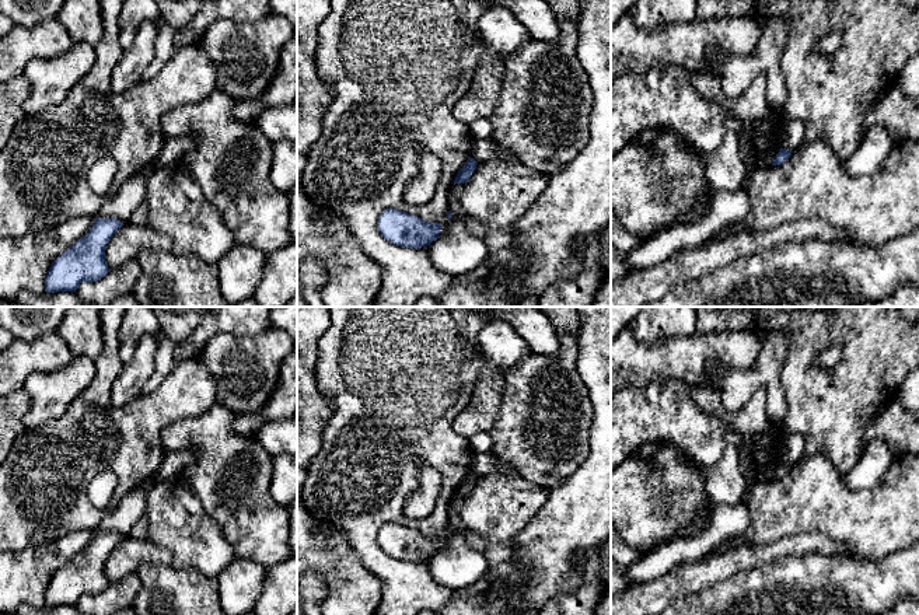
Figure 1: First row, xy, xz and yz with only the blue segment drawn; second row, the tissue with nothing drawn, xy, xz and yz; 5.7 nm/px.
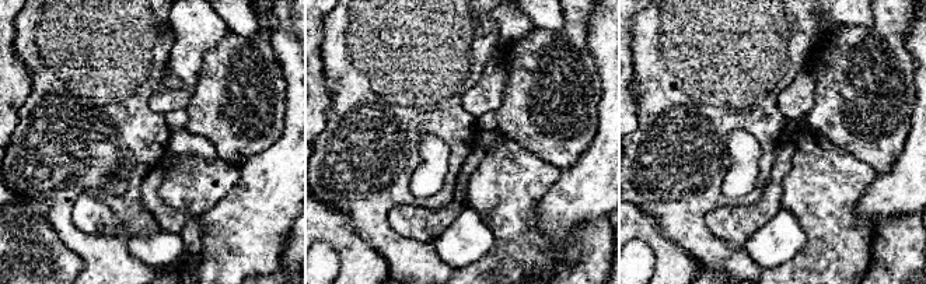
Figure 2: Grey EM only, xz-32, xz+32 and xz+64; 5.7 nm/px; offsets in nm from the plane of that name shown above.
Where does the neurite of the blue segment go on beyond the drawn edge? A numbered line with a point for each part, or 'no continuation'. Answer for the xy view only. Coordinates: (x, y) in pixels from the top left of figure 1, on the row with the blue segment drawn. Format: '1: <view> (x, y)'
no continuation

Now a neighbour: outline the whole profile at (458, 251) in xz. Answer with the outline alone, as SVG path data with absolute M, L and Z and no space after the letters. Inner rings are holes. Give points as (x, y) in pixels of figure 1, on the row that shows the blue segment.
M454 220L450 230L430 244L433 265L452 276L476 269L488 252L483 238L472 235L462 220Z

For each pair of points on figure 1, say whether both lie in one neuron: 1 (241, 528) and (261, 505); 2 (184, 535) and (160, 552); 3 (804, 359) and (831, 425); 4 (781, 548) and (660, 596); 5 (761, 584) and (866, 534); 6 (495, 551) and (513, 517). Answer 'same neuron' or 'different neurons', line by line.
1: same neuron
2: different neurons
3: same neuron
4: same neuron
5: different neurons
6: same neuron

